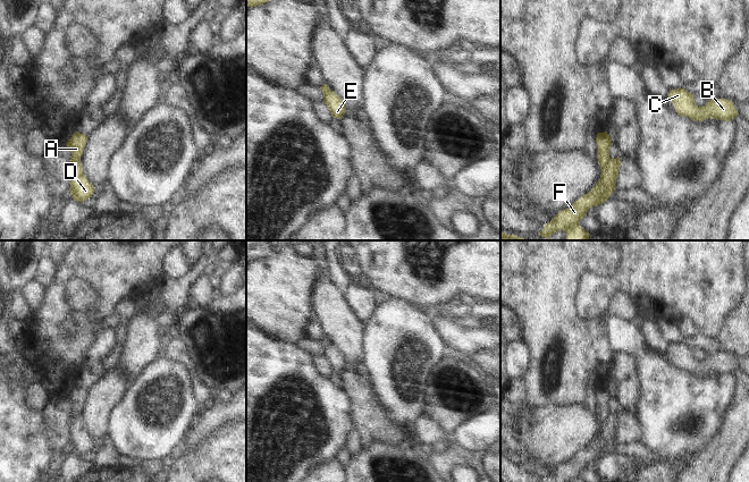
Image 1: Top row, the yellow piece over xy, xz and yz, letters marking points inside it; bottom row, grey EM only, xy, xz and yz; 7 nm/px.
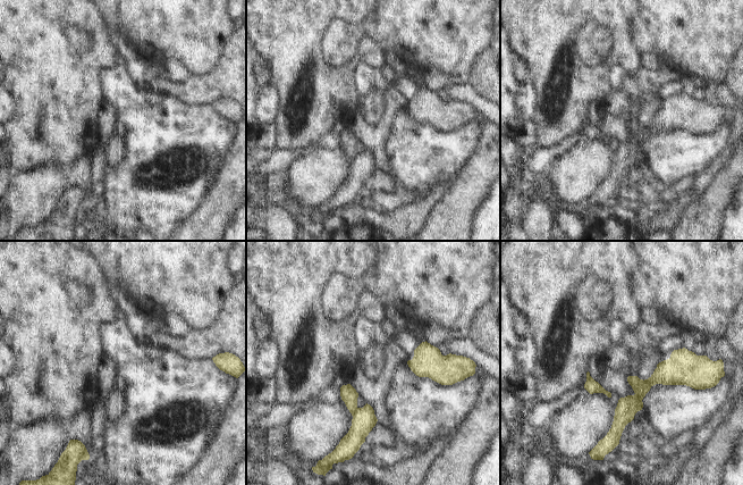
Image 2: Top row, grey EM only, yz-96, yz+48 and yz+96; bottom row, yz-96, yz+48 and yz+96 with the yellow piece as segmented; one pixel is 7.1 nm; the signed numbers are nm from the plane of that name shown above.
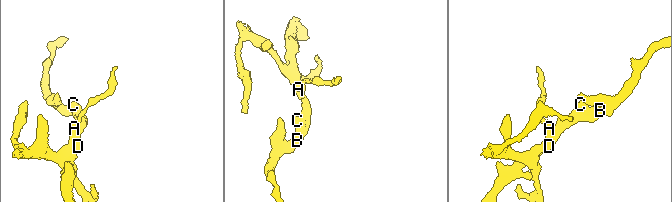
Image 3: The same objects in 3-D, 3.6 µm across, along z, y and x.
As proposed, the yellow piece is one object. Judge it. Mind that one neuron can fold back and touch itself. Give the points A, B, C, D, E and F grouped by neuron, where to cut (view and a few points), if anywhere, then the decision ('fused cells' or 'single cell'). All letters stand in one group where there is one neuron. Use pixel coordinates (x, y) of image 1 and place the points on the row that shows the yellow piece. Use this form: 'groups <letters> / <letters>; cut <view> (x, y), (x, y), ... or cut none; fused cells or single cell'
groups A / B C D E F; cut yz (611, 159), (599, 180); fused cells

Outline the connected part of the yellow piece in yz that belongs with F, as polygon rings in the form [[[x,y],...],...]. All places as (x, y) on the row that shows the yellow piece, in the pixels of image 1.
[[[620,157],[611,159],[601,179],[596,183],[591,191],[582,195],[570,208],[559,211],[550,222],[545,223],[544,229],[538,235],[549,239],[558,230],[566,232],[570,228],[580,223],[590,208],[606,202],[615,189],[620,166]]]

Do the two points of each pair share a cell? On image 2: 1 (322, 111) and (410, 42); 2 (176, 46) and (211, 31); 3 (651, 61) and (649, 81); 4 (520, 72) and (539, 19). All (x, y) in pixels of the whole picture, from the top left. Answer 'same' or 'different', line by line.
1: different
2: same
3: different
4: different

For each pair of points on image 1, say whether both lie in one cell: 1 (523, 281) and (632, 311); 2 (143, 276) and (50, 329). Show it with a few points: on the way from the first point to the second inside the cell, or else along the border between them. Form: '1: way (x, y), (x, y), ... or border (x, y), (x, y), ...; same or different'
1: way (550, 309), (567, 326), (597, 326), (605, 318); same
2: way (120, 288), (92, 316), (73, 316); same

